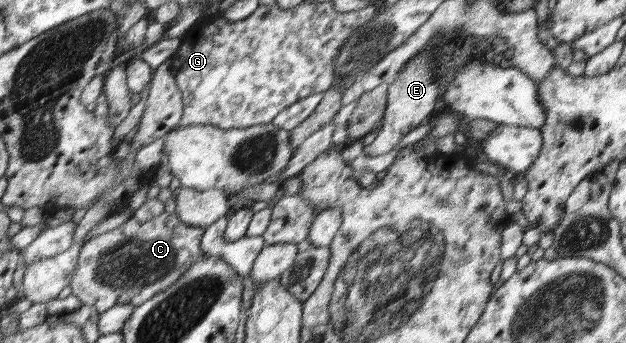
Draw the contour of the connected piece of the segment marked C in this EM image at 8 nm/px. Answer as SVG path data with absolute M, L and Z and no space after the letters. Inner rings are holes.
M164 211L149 222L141 222L133 217L116 229L91 239L84 246L78 272L71 282L73 294L85 304L96 306L101 313L119 304L133 304L139 307L175 283L191 265L202 261L205 256L200 248L203 231L205 228L201 226L185 226L178 219L176 212Z

